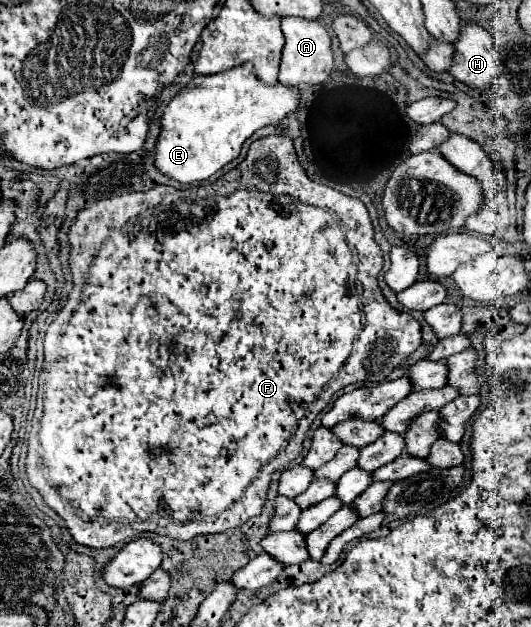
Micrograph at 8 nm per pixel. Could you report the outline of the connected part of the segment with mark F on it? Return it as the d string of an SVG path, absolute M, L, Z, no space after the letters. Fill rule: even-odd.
M274 134L268 138L254 140L250 144L248 156L234 170L222 174L214 184L208 184L206 190L210 192L210 196L230 194L230 192L232 194L218 196L218 198L198 198L196 194L192 196L190 190L176 190L172 186L154 186L148 192L126 192L112 198L104 198L104 200L94 202L92 206L78 210L78 216L72 228L68 230L70 272L72 272L74 288L68 294L68 302L64 308L49 325L43 340L44 370L40 379L44 383L41 383L39 387L37 405L29 433L26 478L32 488L36 488L38 492L44 492L42 496L44 496L46 506L52 508L60 518L64 518L72 540L78 542L80 546L110 548L128 538L132 540L142 532L156 532L162 536L188 540L198 534L216 534L216 532L224 532L224 530L244 524L248 518L260 514L266 502L266 490L268 490L270 478L258 476L258 472L262 472L262 468L268 468L268 470L274 468L270 466L270 460L278 456L280 448L290 436L292 437L286 442L286 446L282 448L278 456L278 468L284 468L286 464L296 460L302 448L302 440L304 440L304 432L298 432L298 430L300 428L308 430L308 424L312 424L312 418L306 418L306 414L310 414L310 410L318 406L318 398L322 398L322 394L330 398L334 392L354 382L384 380L384 374L390 374L422 344L420 324L410 314L394 310L384 300L376 284L376 276L382 268L382 254L380 254L378 244L374 242L374 228L372 228L366 206L358 198L346 196L330 186L312 182L302 170L302 164L298 162L290 136ZM136 518L138 520L172 520L172 522L160 526L154 522L136 522Z

